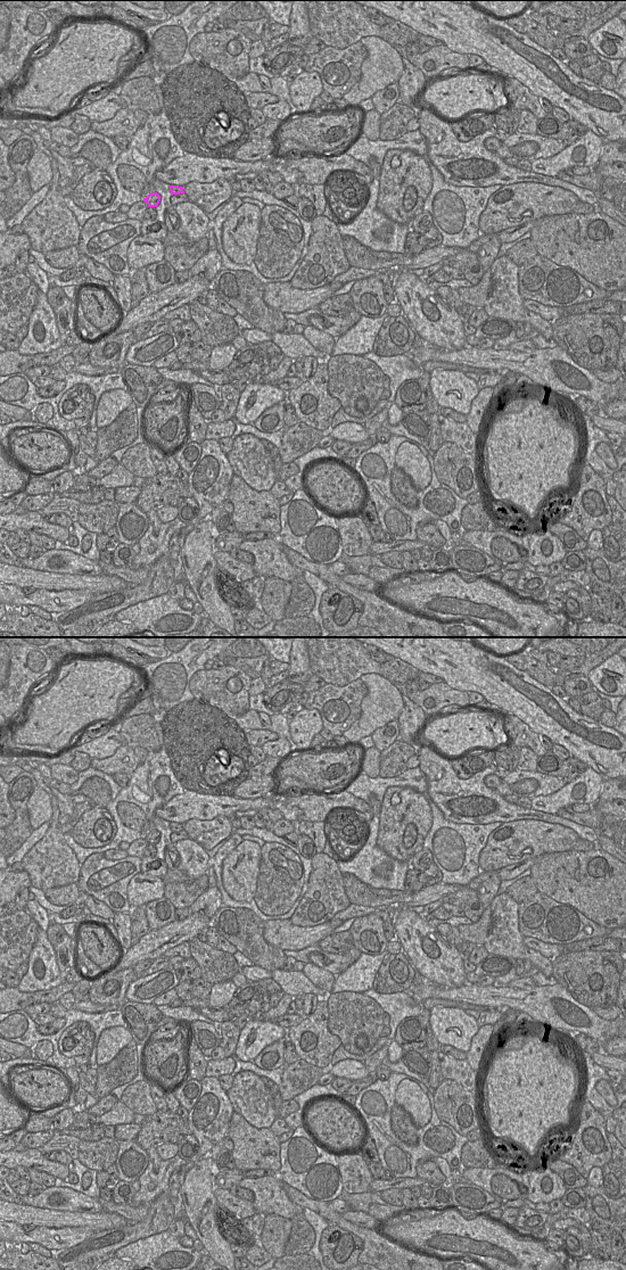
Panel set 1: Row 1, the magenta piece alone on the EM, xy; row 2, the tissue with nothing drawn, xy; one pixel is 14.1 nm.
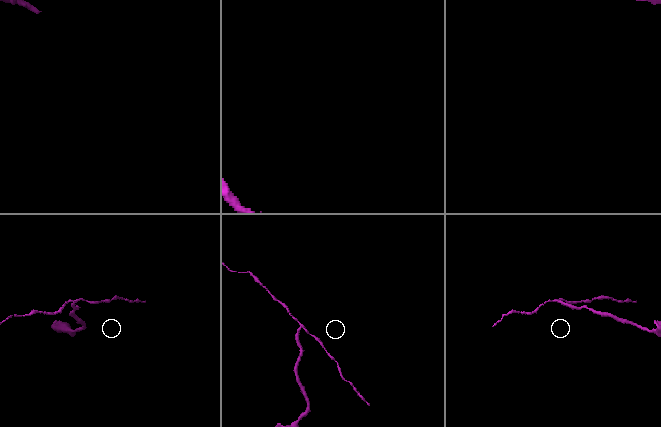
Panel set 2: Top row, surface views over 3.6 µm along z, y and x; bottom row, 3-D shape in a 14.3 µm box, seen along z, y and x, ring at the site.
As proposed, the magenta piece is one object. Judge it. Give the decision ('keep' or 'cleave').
cleave

